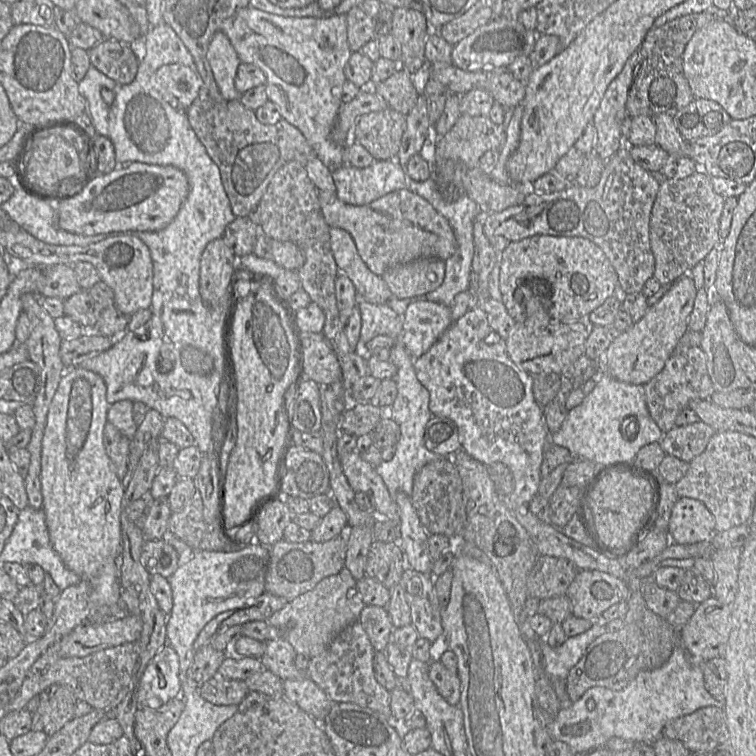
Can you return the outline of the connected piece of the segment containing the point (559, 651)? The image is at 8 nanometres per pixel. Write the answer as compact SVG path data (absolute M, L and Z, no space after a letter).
M597 620L593 621L589 630L576 636L568 637L558 647L551 647L545 638L541 638L544 673L550 680L566 680L569 671L581 659L587 646L607 631L606 623Z

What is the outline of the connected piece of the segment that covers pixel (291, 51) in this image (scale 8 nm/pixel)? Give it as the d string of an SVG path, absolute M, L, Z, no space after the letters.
M246 7L225 19L220 31L229 38L242 63L253 64L265 73L268 99L279 108L281 119L302 133L316 156L331 172L340 168L344 145L334 141L333 129L342 105L342 88L347 81L344 68L352 53L347 41L346 15L285 17Z

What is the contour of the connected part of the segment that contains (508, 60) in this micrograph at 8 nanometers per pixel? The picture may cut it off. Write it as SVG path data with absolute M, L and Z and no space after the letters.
M499 17L478 27L455 44L451 52L451 63L465 71L508 67L518 56L529 56L534 49L536 39L536 32L527 30L518 20Z

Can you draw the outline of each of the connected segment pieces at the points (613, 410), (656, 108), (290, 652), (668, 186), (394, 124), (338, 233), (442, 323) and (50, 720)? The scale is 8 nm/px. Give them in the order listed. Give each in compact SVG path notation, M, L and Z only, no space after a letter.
M597 373L593 390L580 405L567 412L561 428L550 435L550 441L567 449L573 458L590 460L599 467L630 462L643 446L660 442L664 435L649 413L644 385L628 384L607 373Z
M706 12L693 13L648 31L639 47L640 65L626 101L628 116L654 118L665 113L673 117L695 99L683 72L684 49L696 31L717 19L721 18Z
M275 639L263 642L265 642L266 649L260 661L267 670L282 680L298 680L307 676L305 672L296 667L295 657L297 653L287 640Z
M697 170L683 179L666 179L654 201L650 218L650 244L655 258L653 277L661 285L673 284L704 260L719 241L725 197L713 189L711 176Z
M386 108L356 119L351 142L363 146L375 161L391 160L398 153L405 130L405 116Z
M330 227L329 234L336 265L352 281L358 302L385 304L392 293L381 276L371 272L363 262L351 235L337 227Z
M417 299L403 316L402 342L413 359L425 354L453 323L451 308Z
M53 684L39 694L39 705L32 714L31 731L42 731L49 737L75 718L77 699L72 689Z

